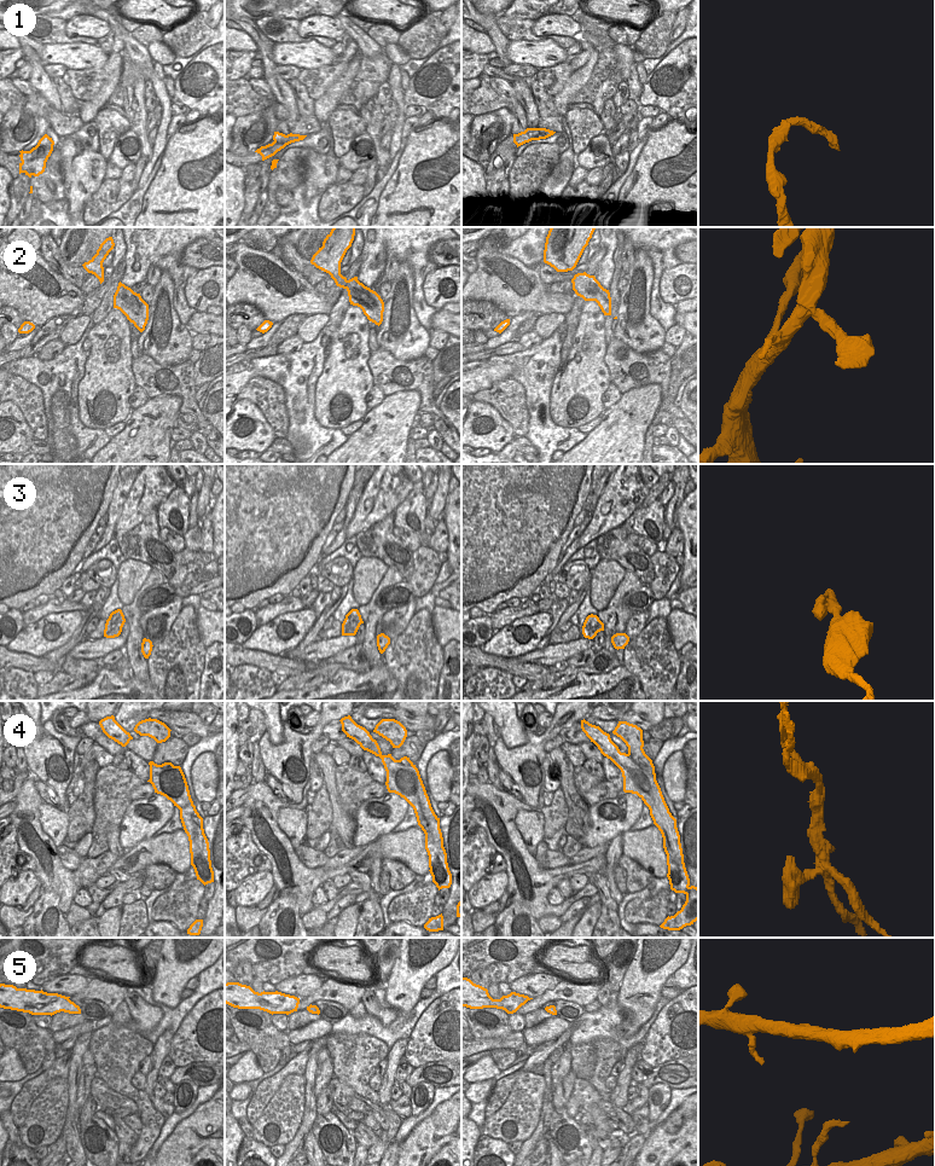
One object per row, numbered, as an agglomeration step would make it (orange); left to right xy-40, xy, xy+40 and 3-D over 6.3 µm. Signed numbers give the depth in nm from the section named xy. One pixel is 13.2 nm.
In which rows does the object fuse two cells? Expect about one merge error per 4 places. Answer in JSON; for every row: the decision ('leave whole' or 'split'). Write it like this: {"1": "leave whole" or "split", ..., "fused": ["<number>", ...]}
{"1": "split", "2": "leave whole", "3": "leave whole", "4": "split", "5": "leave whole", "fused": ["1", "4"]}

